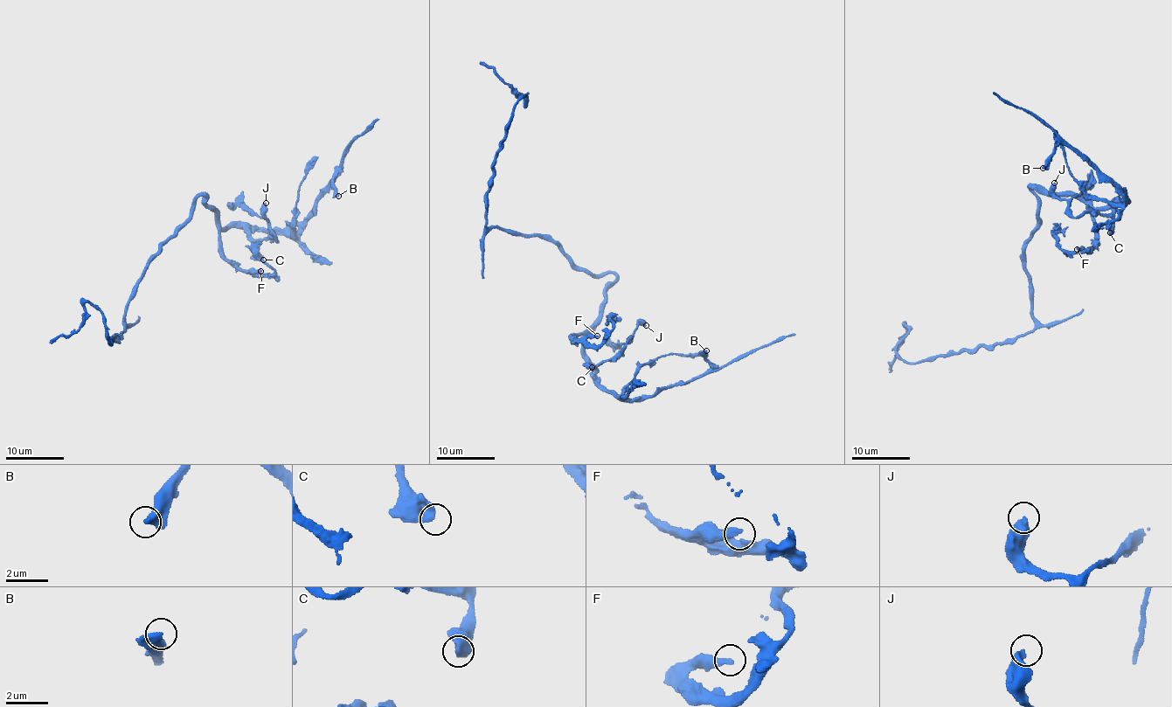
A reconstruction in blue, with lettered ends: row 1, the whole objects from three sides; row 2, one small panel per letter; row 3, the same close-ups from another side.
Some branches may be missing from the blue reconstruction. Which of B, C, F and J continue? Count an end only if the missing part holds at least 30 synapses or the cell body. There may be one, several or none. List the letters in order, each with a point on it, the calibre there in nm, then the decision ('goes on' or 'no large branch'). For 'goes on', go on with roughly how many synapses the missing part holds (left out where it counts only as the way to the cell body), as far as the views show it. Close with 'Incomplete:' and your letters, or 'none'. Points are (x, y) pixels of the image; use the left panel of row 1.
B: at (338, 196); 440 nm thick; goes on; about 200 synapses
C: at (263, 259); 550 nm thick; no large branch
F: at (260, 271); 320 nm thick; no large branch
J: at (266, 203); 440 nm thick; no large branch
Incomplete: B

